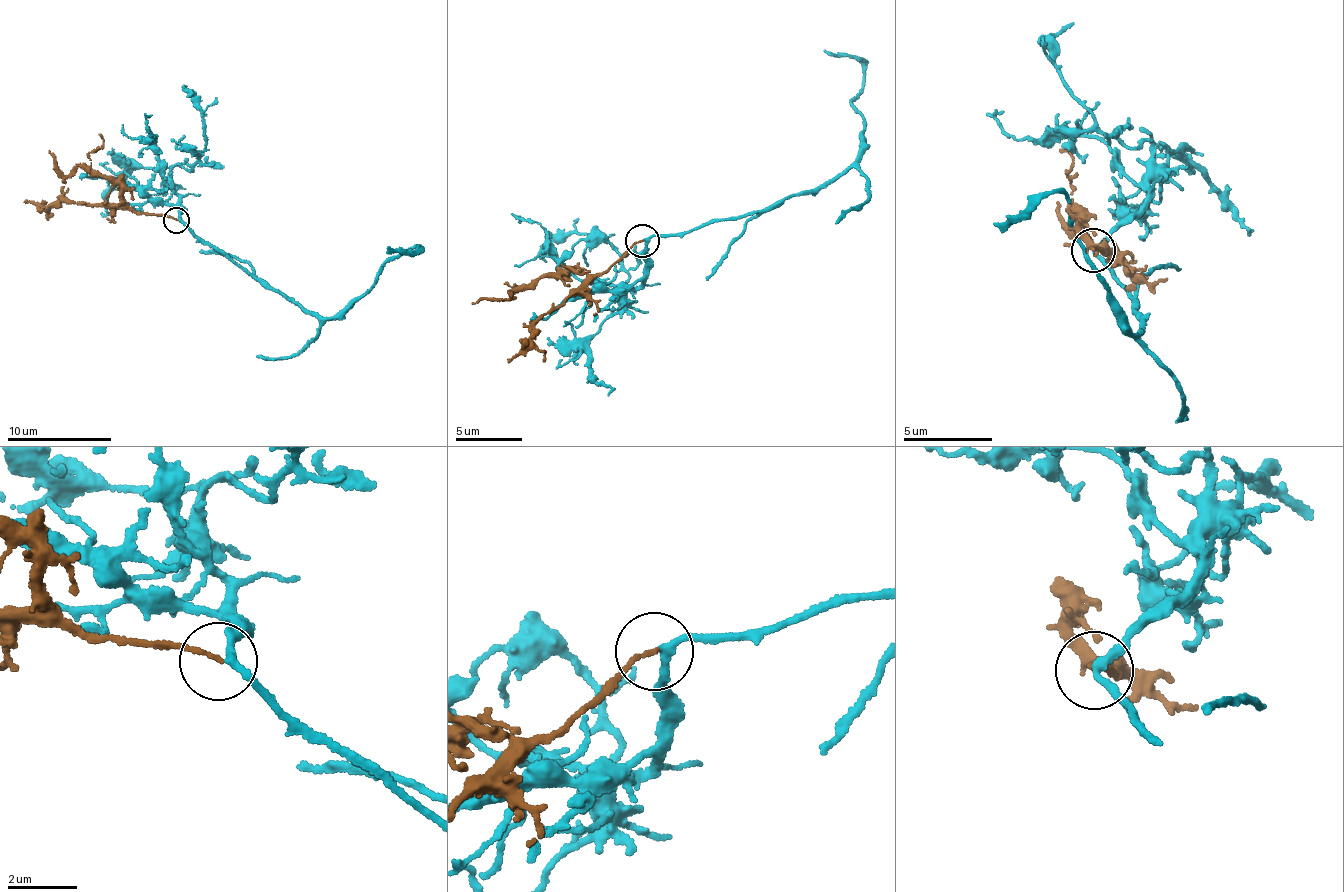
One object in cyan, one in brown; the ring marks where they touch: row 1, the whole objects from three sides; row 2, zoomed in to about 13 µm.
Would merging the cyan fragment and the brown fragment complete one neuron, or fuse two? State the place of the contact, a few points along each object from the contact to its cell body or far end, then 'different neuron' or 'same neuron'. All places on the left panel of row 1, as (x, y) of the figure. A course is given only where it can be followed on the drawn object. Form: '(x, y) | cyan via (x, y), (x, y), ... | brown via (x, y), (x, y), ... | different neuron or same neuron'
(176, 220) | cyan via (177, 220), (322, 317), (351, 303), (371, 286), (380, 268), (420, 246), (412, 252), (387, 247) | brown via (177, 220), (129, 207), (121, 191), (80, 167), (64, 175), (49, 149) | same neuron

